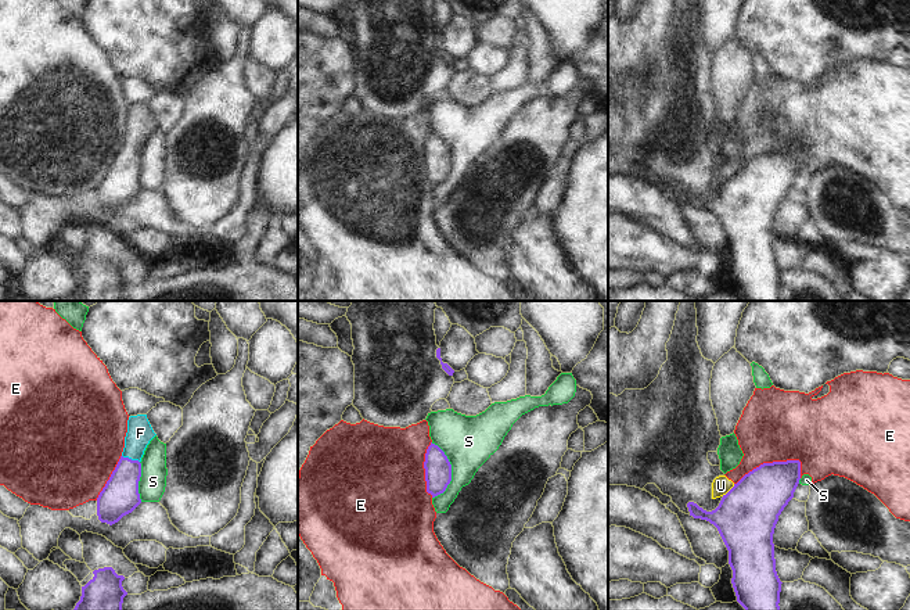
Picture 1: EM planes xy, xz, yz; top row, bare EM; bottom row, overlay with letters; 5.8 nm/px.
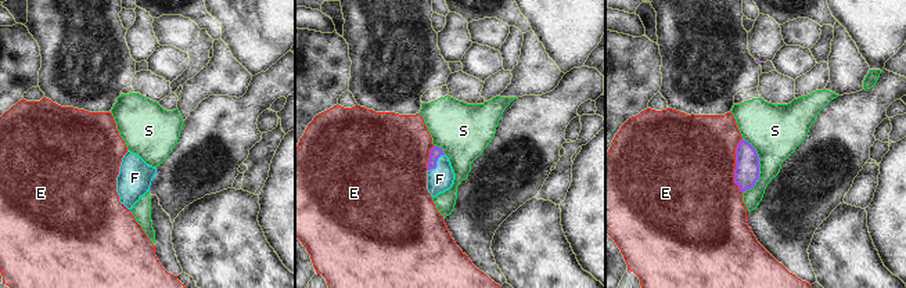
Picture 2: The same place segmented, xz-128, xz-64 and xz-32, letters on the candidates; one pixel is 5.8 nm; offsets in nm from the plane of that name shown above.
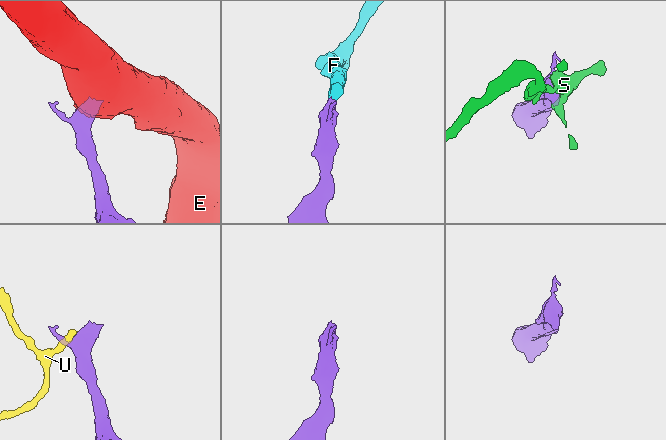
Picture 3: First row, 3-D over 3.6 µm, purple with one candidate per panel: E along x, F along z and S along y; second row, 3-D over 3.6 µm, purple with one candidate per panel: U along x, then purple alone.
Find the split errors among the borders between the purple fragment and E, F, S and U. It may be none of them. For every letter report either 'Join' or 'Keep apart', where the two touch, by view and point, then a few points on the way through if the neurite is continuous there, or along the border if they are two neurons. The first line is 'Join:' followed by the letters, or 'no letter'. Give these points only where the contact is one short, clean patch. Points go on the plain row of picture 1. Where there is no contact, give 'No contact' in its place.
Join: F
E: Keep apart. Touches purple at yz (768, 153)
F: Join. Touches purple at xy (130, 149). Path across: xy (119, 186), (130, 149), (140, 122)
S: Keep apart. Touches purple at xz (450, 160). Boundary: xz (431, 132), (443, 142), (450, 154), (450, 172), (434, 187)
U: Keep apart. Touches purple at yz (729, 180). Boundary: yz (734, 173), (722, 185).

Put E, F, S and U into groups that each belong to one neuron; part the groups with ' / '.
E U / F / S

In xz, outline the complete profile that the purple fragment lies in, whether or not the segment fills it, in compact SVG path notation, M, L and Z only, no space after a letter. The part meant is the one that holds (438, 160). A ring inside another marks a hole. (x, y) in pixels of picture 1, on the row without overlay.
M432 132L425 143L424 158L427 182L432 187L443 183L452 171L452 154L445 141Z

